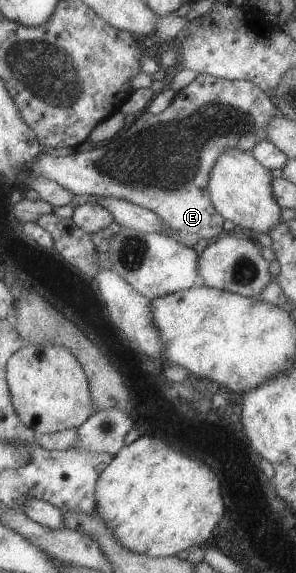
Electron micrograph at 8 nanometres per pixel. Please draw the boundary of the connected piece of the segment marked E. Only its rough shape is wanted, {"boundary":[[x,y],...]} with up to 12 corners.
{"boundary":[[199,74],[103,147],[26,169],[153,211],[193,248],[224,233],[227,149],[280,115],[246,80]]}

